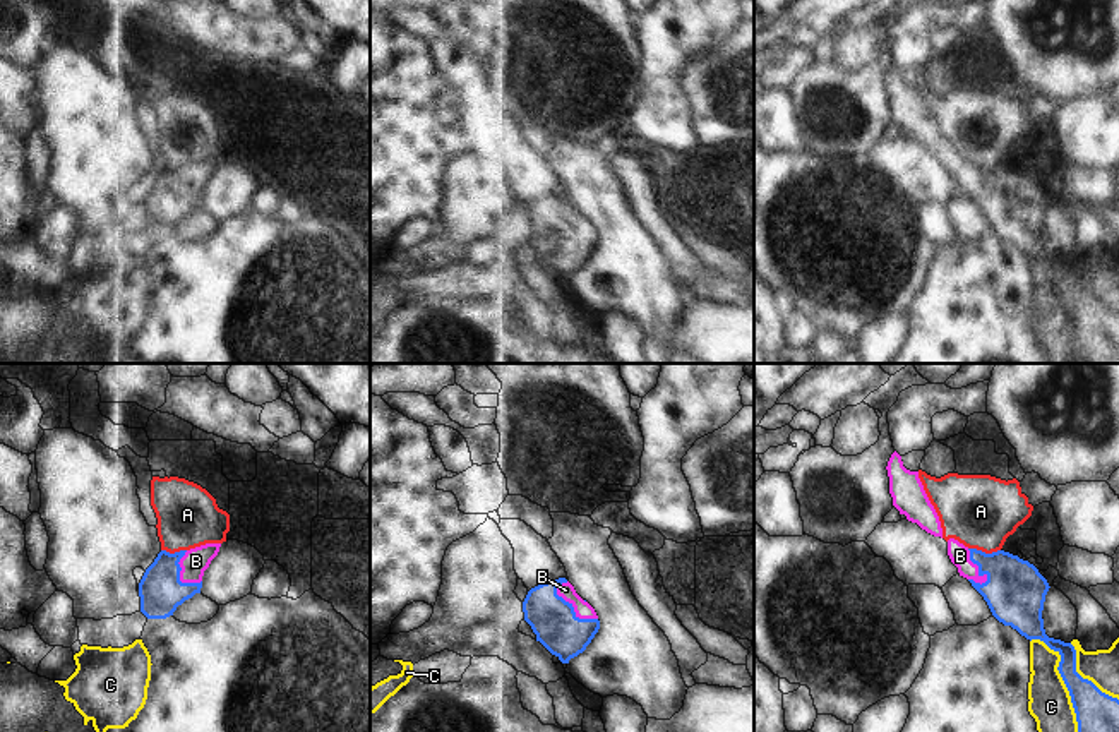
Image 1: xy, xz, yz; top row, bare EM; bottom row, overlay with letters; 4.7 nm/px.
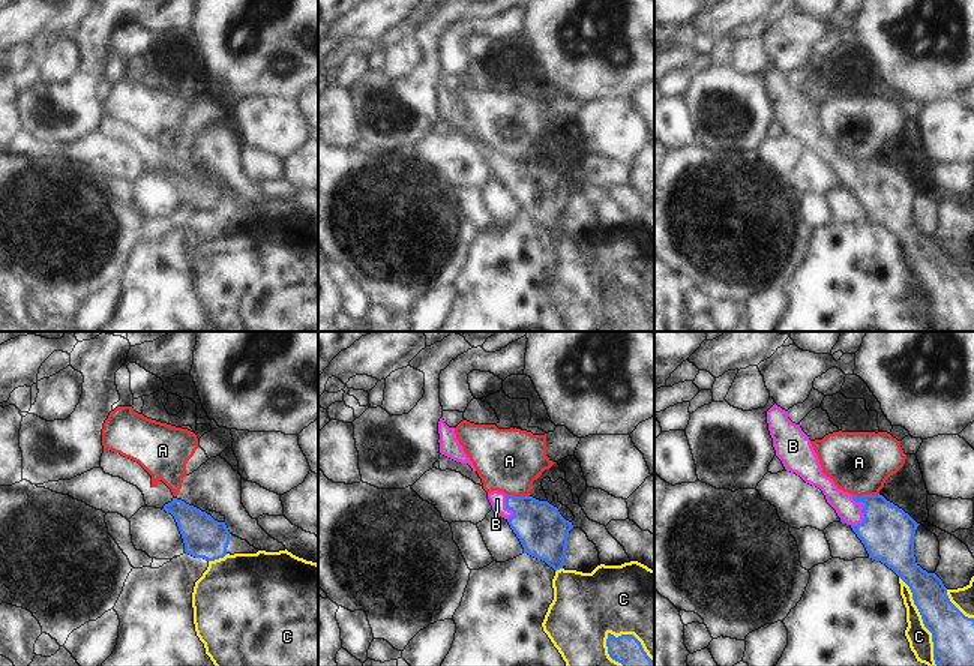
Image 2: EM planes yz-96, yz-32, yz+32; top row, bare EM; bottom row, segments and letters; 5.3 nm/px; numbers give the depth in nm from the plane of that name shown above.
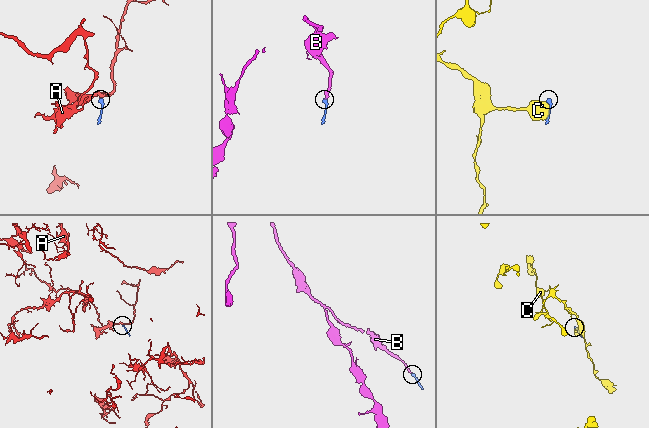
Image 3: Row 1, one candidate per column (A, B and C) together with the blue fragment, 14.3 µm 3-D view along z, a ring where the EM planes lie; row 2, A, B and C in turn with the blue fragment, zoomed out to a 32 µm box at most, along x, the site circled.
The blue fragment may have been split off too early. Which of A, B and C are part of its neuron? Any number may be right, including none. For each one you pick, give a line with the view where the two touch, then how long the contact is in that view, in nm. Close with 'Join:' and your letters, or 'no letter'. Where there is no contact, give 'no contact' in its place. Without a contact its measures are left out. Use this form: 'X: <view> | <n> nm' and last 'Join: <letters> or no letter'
B: xz | 260 nm
Join: B

